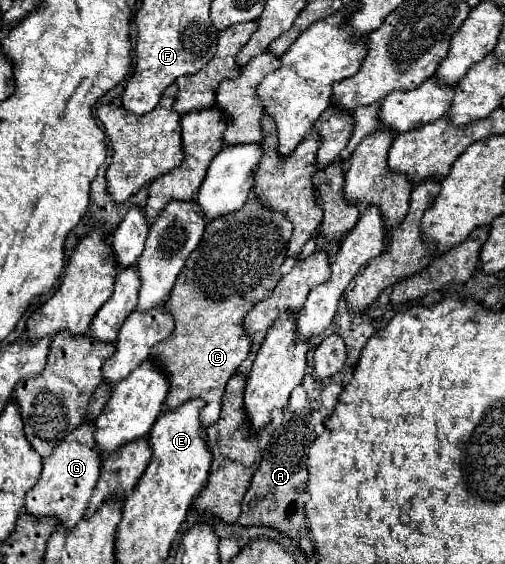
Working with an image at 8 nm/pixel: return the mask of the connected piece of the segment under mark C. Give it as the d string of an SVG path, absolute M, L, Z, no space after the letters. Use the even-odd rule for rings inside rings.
M249 198L245 206L229 216L219 216L211 220L205 228L201 244L189 254L185 268L177 276L177 284L169 294L167 308L175 318L173 334L153 346L153 356L157 356L157 364L165 370L171 380L169 396L165 408L175 410L179 404L191 398L205 398L207 406L201 410L203 428L215 424L221 414L221 398L227 386L227 380L237 372L239 364L247 358L251 350L251 336L243 326L243 318L257 300L263 300L273 292L277 280L281 278L281 264L287 258L287 242L291 238L293 224L285 216L285 212L277 212L273 208L265 208L257 198Z

